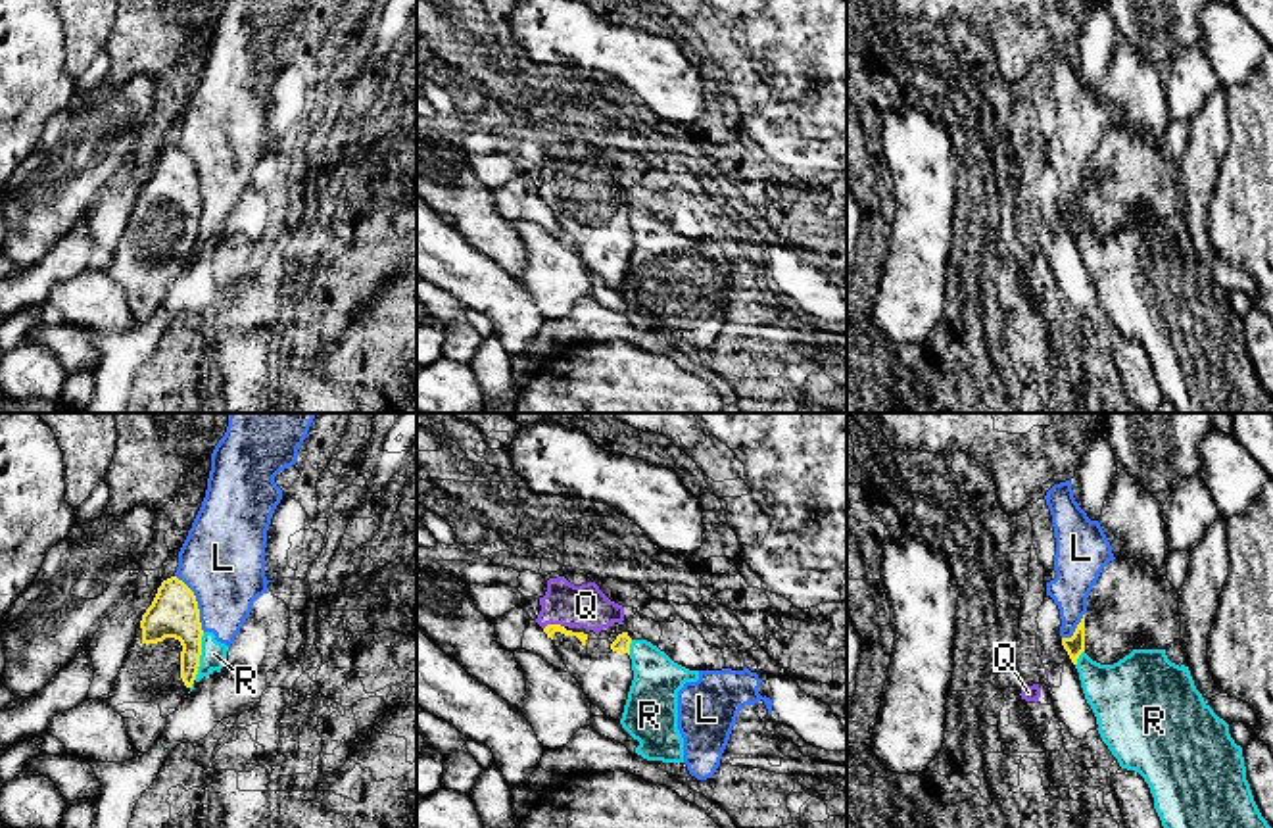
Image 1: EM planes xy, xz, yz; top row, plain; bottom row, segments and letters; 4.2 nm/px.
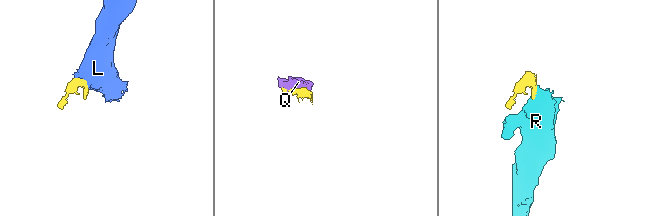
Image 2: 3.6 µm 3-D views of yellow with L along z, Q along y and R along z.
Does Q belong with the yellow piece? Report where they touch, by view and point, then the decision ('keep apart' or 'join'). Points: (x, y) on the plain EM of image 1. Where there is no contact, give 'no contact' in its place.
xz (553, 194) | join

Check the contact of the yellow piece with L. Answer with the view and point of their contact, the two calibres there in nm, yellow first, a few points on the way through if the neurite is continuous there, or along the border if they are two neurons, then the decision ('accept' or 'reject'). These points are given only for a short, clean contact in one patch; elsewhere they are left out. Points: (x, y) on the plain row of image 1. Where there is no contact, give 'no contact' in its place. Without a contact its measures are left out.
meets yellow in xy at (196, 173); 200 nm thick on the yellow side, 360 nm on the other; border along xy (175, 145), (192, 162), (204, 200); reject

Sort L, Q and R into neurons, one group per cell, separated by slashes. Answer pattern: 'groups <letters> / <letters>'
groups L R / Q

